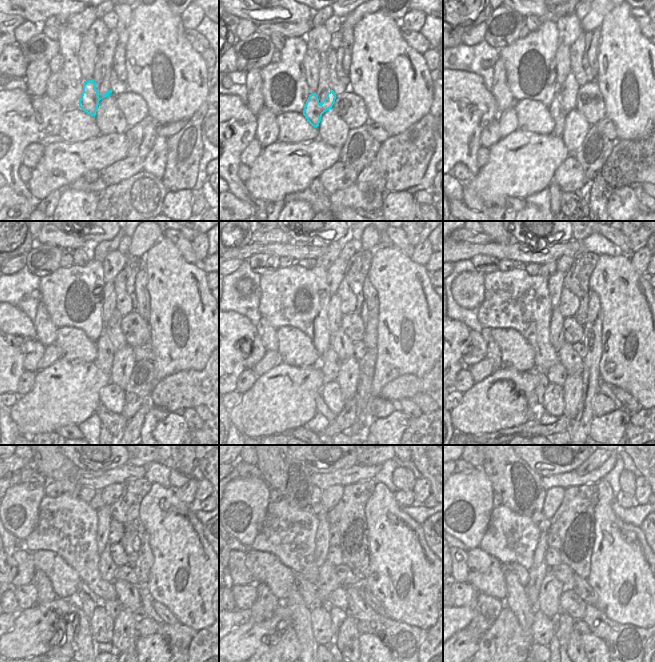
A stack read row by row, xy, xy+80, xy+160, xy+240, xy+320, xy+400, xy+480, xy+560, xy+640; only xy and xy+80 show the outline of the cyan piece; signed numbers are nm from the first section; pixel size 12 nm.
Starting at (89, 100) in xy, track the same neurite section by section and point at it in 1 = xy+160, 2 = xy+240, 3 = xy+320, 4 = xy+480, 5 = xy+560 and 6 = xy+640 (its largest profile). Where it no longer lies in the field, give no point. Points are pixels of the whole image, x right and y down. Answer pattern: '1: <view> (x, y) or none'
1: xy+160 (554, 114)
2: xy+240 (106, 350)
3: xy+320 (330, 363)
4: xy+480 (113, 607)
5: xy+560 (338, 615)
6: xy+640 (564, 622)

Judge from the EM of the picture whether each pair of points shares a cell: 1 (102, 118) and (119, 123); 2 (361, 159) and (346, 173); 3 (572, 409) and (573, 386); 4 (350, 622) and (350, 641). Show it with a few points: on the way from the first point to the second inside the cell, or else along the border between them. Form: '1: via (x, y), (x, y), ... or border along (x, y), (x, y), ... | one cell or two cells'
1: via (106, 118), (115, 122) | one cell
2: border along (339, 160), (349, 163), (359, 172) | two cells
3: via (572, 403), (572, 392) | one cell
4: via (350, 627), (350, 636) | one cell

